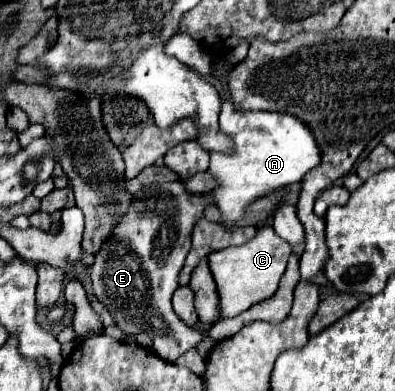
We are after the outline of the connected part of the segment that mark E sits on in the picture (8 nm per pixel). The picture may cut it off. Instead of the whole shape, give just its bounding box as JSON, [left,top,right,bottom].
[91,181,211,363]

